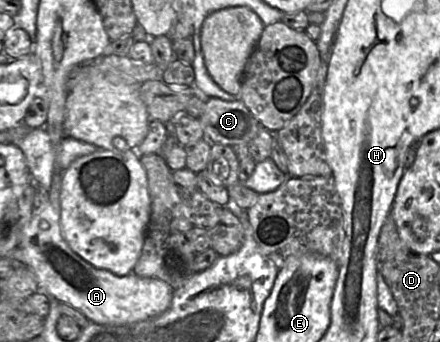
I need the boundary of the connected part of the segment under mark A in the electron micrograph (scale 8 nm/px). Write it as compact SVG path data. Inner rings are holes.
M58 166L52 176L49 200L35 209L24 226L18 247L27 268L34 274L40 289L47 296L80 310L90 322L107 326L126 326L165 312L171 304L173 288L157 278L145 278L133 272L118 276L92 266L76 254L65 241L60 226L60 194L62 169Z

